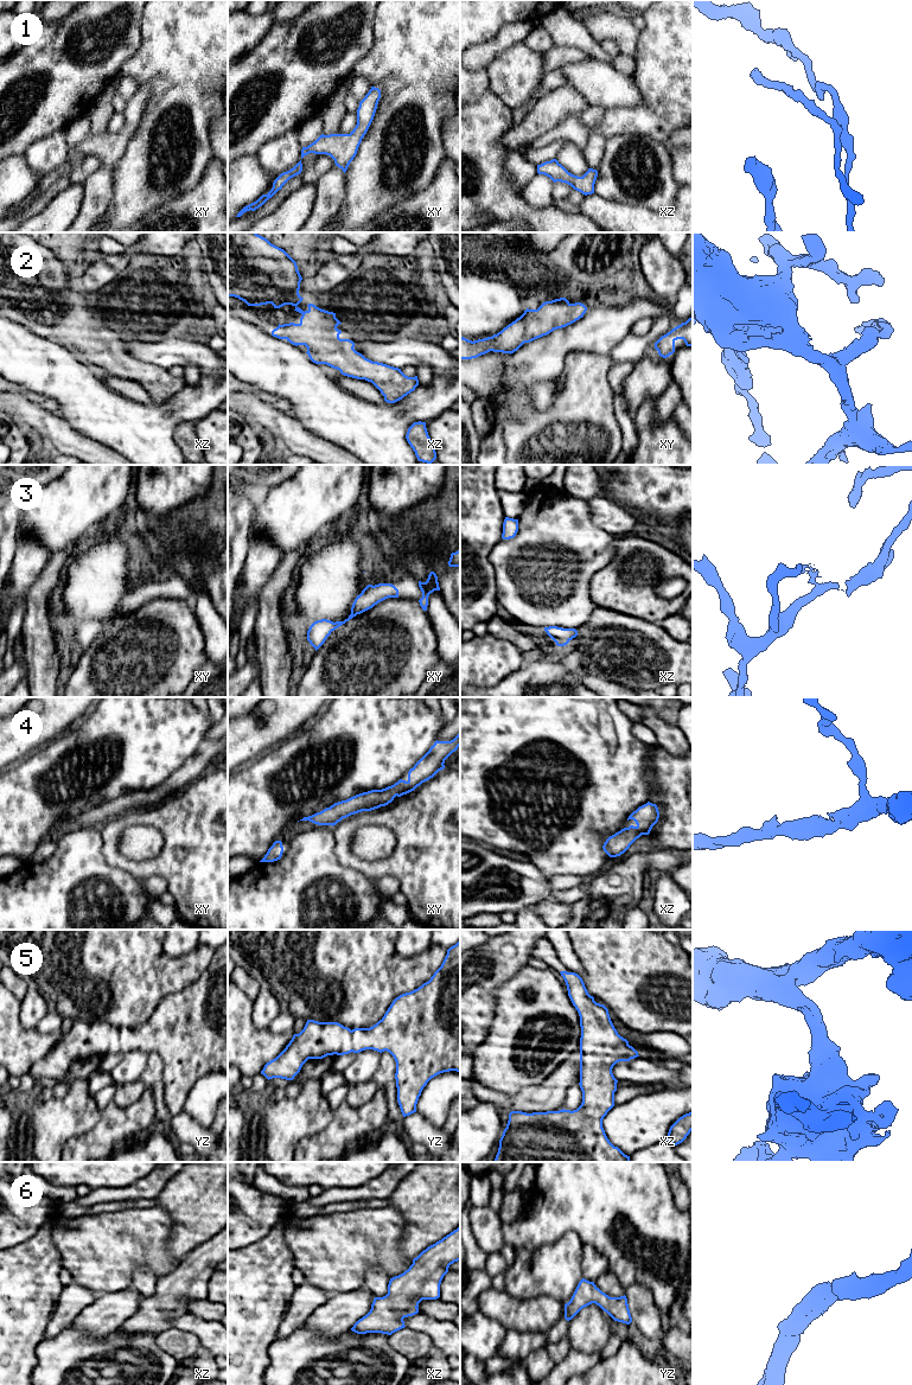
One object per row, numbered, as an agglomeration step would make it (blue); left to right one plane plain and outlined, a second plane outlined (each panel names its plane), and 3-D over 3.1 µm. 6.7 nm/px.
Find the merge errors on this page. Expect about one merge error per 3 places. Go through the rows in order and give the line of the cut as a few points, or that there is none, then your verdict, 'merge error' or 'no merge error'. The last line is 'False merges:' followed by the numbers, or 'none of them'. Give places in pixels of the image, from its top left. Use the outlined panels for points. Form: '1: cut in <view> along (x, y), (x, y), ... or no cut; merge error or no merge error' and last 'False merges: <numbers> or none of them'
1: no cut; no merge error
2: no cut; no merge error
3: no cut; no merge error
4: no cut; no merge error
5: no cut; no merge error
6: no cut; no merge error
False merges: none of them

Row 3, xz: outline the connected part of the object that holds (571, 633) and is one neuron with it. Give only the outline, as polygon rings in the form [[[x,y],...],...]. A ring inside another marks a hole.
[[[549,626],[544,627],[544,631],[556,643],[557,646],[567,645],[573,638],[578,636],[578,631],[575,628]]]

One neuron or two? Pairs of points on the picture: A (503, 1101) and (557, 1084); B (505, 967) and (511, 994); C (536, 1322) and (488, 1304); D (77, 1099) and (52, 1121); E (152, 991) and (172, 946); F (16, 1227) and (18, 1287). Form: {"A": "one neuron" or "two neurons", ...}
{"A": "one neuron", "B": "two neurons", "C": "one neuron", "D": "one neuron", "E": "two neurons", "F": "two neurons"}

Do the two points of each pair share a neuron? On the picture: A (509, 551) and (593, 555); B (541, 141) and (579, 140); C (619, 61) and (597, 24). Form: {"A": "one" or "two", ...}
{"A": "one", "B": "one", "C": "two"}

